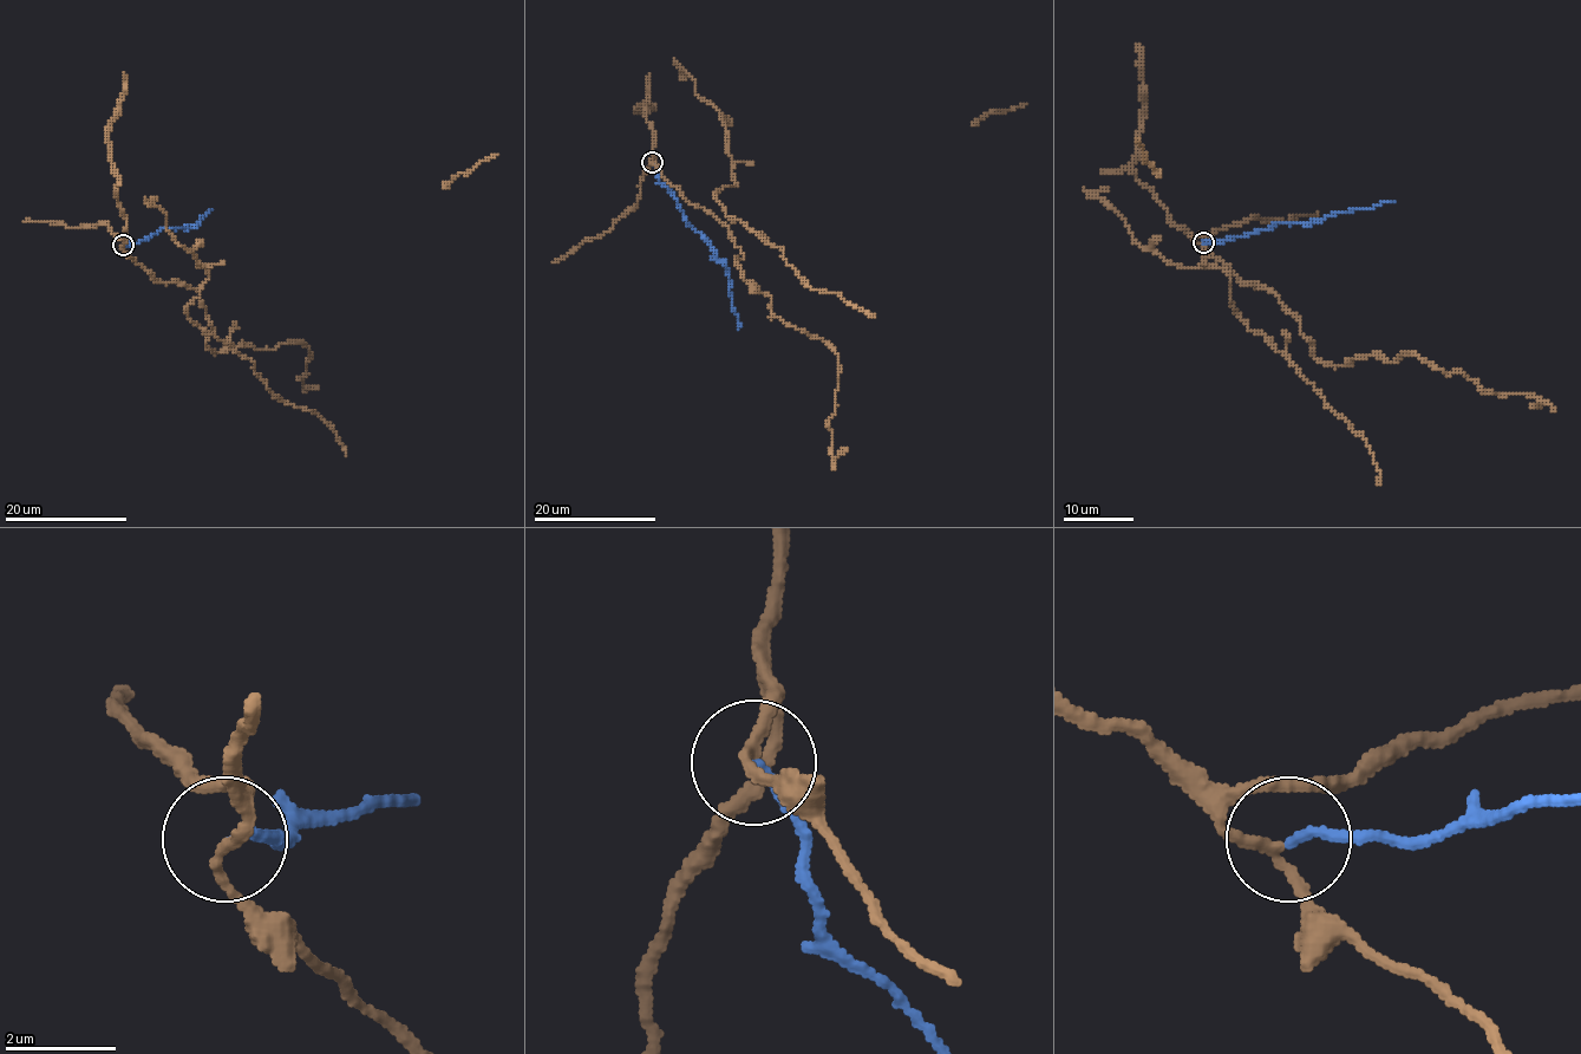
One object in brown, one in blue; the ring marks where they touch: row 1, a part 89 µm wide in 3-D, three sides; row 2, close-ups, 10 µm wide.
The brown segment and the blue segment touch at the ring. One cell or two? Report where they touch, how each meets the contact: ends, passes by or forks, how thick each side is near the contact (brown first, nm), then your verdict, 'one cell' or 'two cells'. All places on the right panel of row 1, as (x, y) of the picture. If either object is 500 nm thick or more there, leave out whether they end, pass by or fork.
(1203, 242) | brown passes by | blue ends | 180/170 nm | two cells

